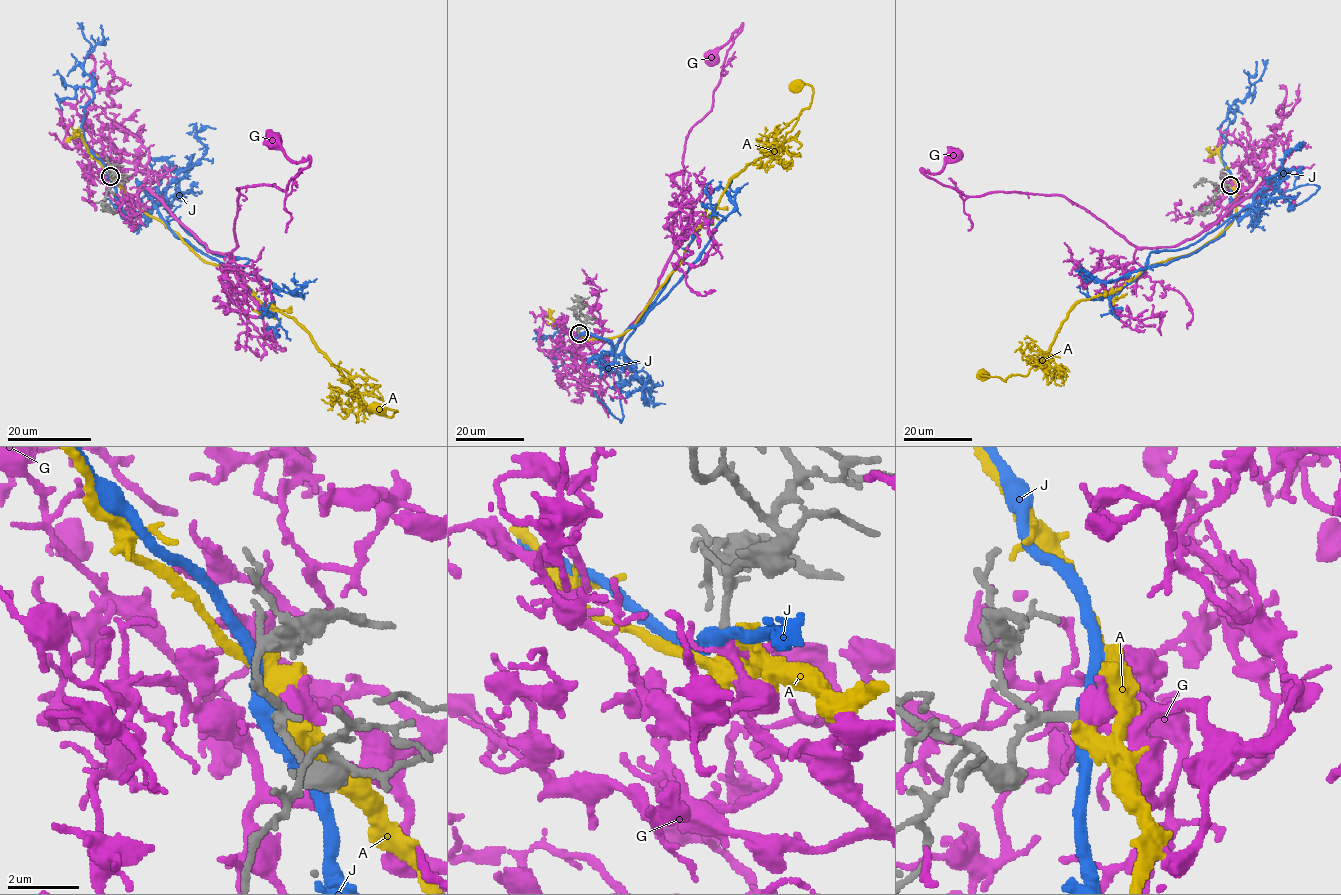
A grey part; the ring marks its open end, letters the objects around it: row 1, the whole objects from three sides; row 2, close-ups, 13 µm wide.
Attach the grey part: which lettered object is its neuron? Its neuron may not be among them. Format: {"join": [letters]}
{"join": ["G"]}

